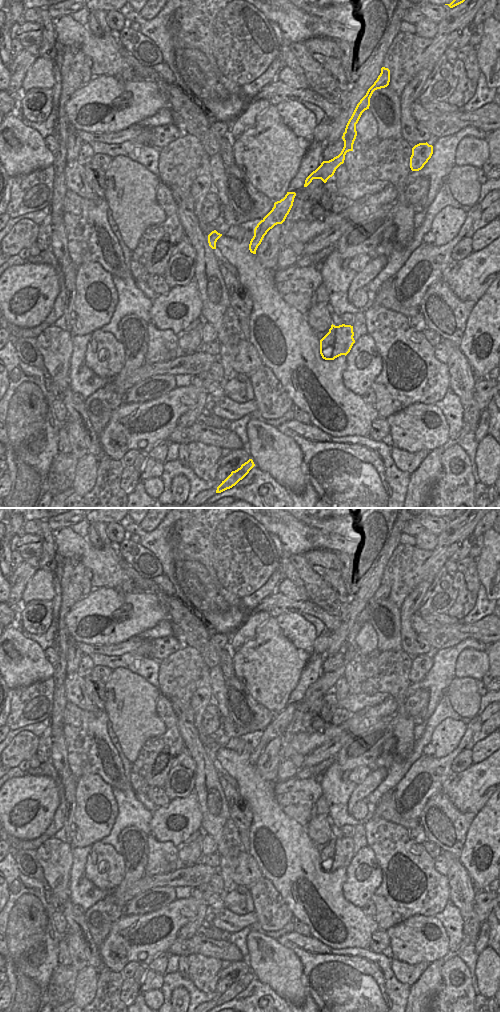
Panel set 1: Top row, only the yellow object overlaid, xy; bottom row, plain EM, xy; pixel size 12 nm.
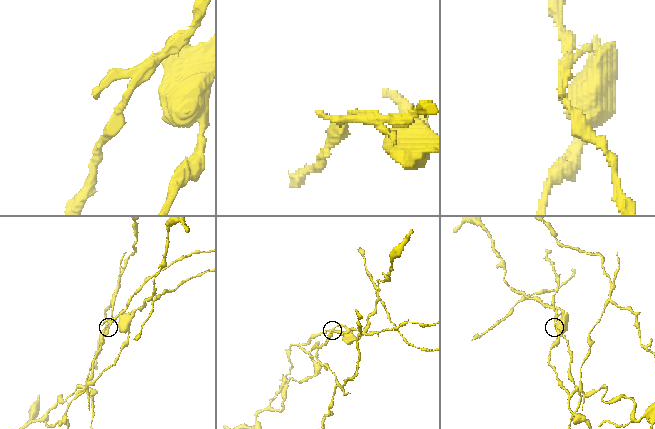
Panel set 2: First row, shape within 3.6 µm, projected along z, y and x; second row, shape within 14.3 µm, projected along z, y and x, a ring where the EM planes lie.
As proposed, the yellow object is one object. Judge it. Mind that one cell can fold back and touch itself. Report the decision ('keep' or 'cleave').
cleave

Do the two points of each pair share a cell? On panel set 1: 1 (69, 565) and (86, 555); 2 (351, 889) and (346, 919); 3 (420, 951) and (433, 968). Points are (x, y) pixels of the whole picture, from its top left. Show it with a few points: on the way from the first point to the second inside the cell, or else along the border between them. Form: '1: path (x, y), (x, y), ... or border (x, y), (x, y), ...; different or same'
1: border (62, 561), (75, 559), (78, 562); different
2: border (345, 879), (342, 885), (343, 897), (361, 908); different
3: border (441, 958), (429, 964); different

